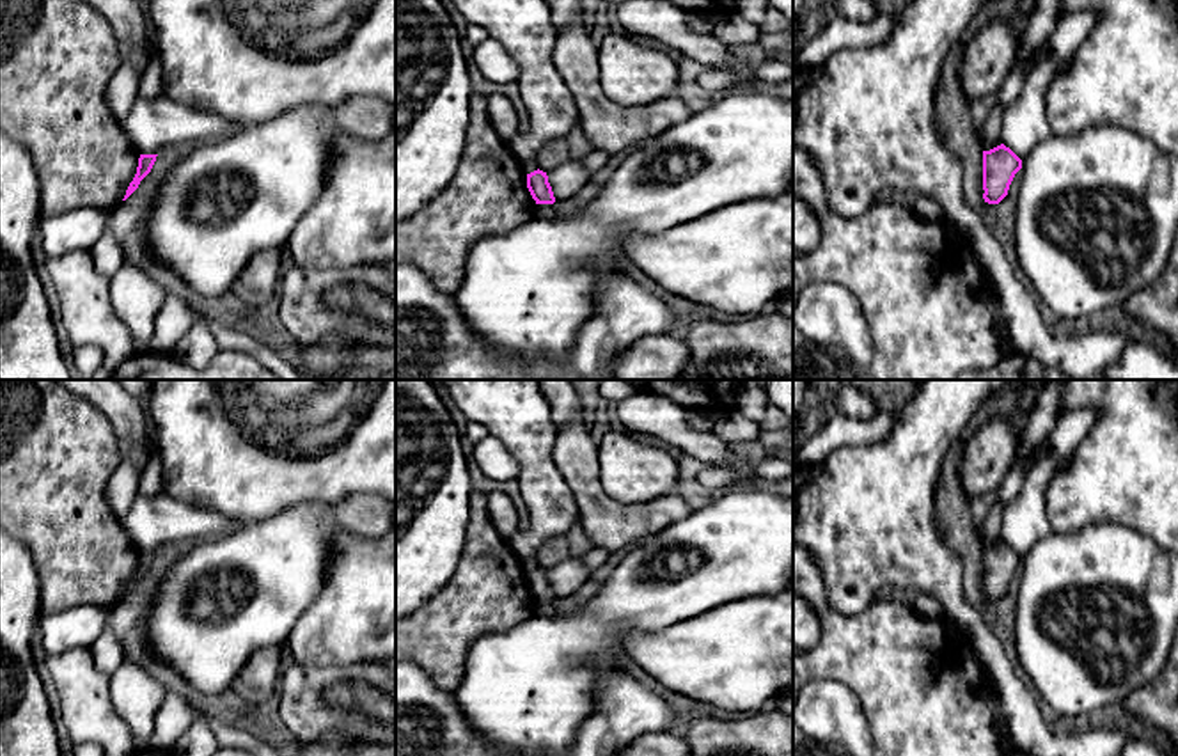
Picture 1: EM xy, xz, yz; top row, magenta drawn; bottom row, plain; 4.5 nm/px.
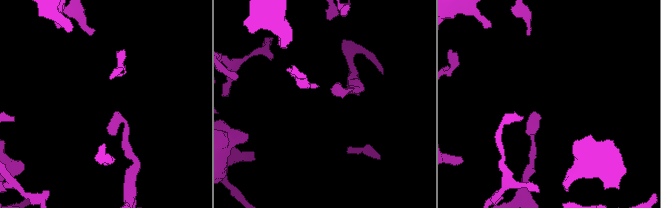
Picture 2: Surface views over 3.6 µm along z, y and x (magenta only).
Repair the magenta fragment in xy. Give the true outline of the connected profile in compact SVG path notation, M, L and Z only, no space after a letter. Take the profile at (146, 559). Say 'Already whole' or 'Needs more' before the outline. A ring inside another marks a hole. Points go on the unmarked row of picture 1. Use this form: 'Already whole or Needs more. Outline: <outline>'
Already whole. Outline: M140 552L138 564L133 579L130 580L126 593L122 598L126 598L140 582L140 579L151 570L158 552Z

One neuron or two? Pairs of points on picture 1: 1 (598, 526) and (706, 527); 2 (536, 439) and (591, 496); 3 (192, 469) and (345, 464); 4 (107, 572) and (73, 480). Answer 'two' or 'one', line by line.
1: two
2: two
3: one
4: one

